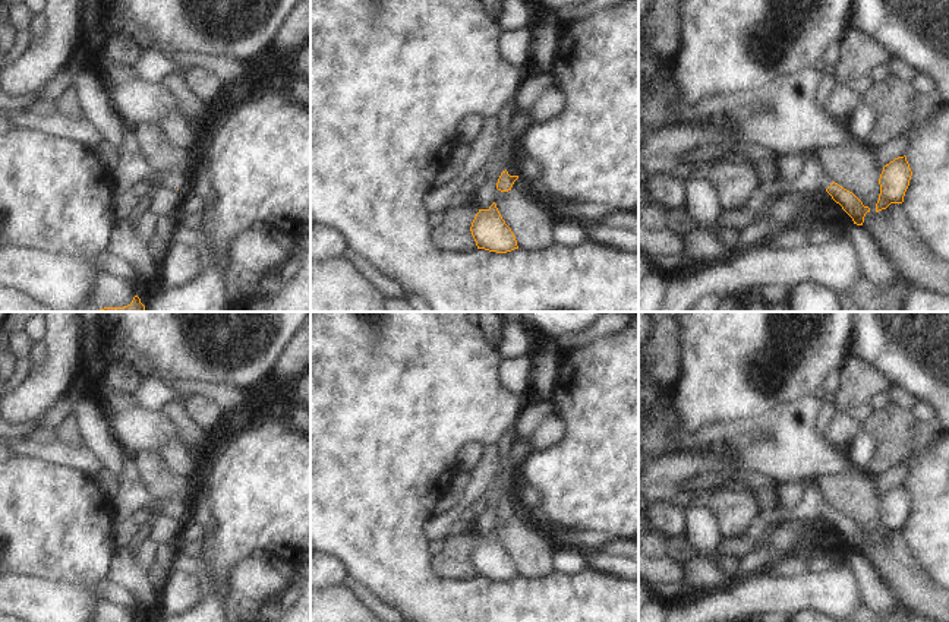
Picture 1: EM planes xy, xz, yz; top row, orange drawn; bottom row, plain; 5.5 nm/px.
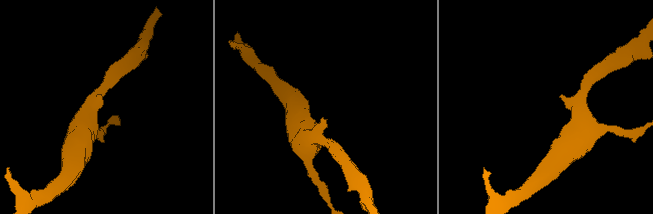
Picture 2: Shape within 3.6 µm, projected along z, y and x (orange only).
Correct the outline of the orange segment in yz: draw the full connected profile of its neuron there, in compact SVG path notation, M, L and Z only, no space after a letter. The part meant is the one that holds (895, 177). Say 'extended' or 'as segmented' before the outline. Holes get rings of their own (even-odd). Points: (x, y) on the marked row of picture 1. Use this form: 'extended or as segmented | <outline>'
as segmented | M898 157L883 167L879 179L880 195L876 203L876 212L886 209L890 203L902 203L909 186L912 171L907 157Z

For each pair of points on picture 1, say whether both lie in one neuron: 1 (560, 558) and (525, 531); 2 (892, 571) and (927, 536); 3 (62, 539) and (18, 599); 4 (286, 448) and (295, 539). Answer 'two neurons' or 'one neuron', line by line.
1: two neurons
2: two neurons
3: two neurons
4: one neuron

